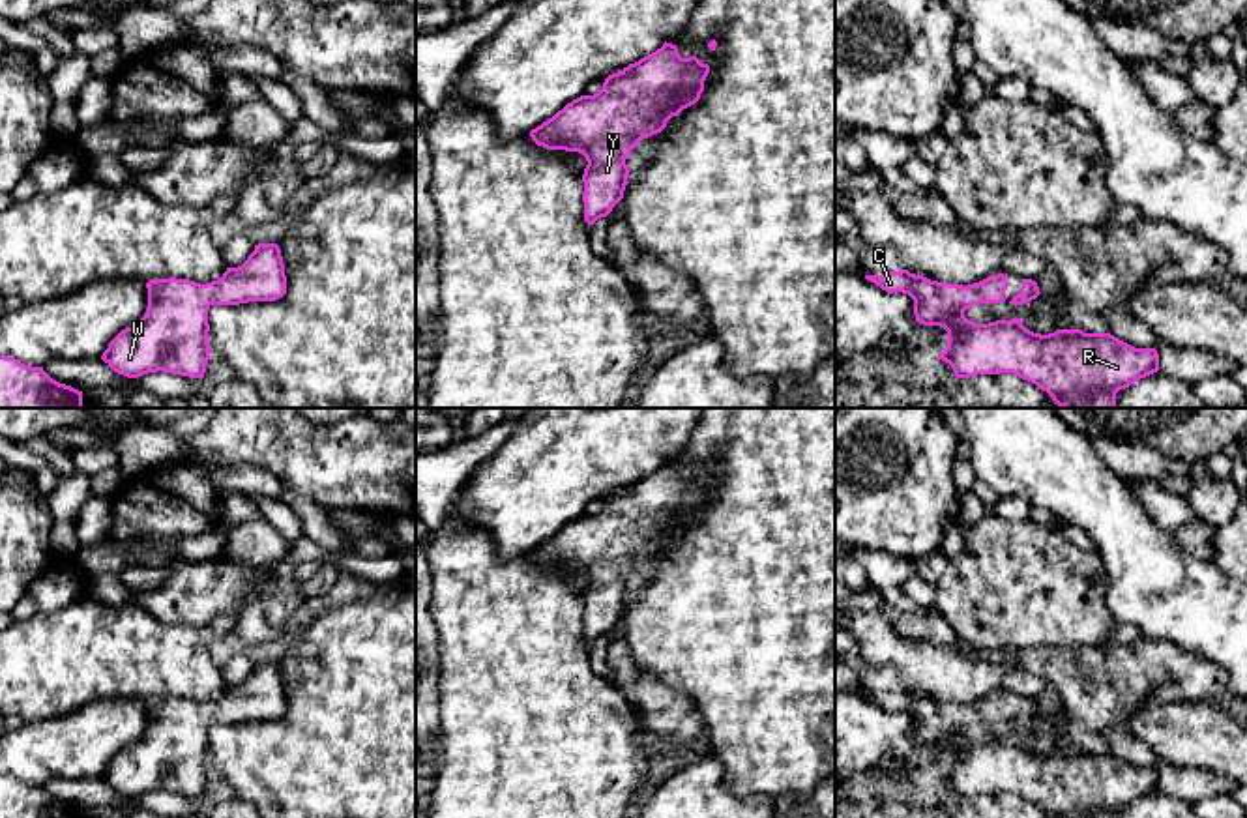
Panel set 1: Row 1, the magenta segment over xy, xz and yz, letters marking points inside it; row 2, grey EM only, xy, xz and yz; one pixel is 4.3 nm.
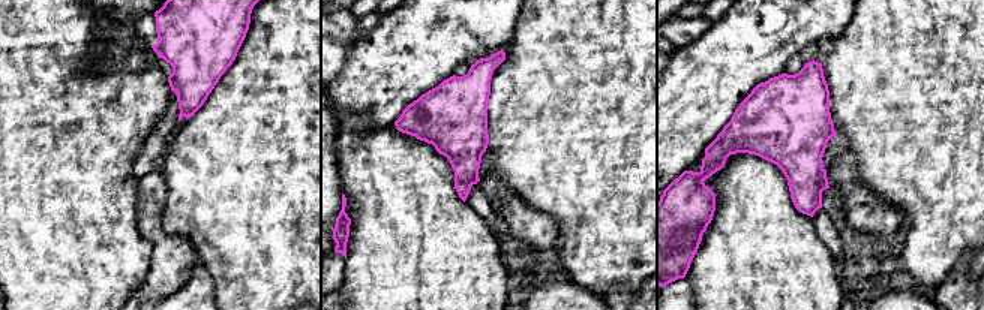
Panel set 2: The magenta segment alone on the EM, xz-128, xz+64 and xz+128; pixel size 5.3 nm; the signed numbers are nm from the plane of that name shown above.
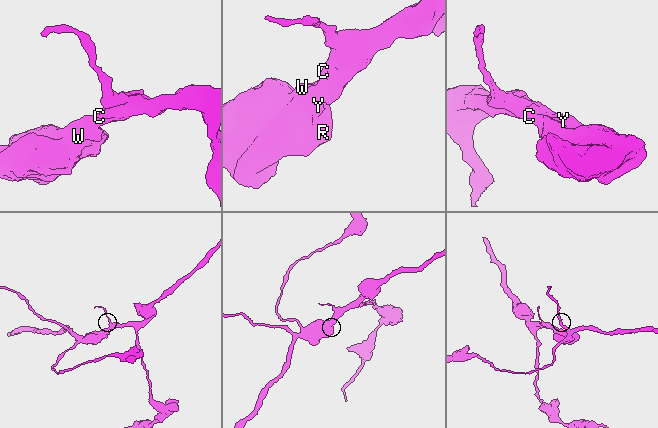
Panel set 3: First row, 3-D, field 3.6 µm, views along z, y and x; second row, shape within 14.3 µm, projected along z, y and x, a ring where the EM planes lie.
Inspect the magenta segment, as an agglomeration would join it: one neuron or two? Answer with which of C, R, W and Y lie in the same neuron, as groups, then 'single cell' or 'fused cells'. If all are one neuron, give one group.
C R W Y | single cell

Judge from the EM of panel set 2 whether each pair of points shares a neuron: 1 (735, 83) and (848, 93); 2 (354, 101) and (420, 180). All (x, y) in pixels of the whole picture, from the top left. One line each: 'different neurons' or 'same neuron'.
1: different neurons
2: different neurons

